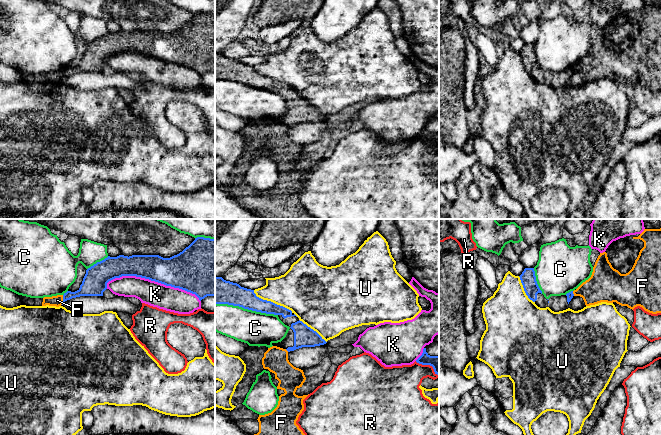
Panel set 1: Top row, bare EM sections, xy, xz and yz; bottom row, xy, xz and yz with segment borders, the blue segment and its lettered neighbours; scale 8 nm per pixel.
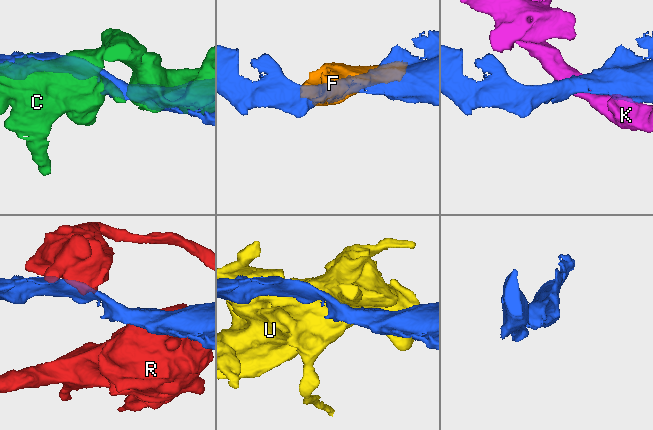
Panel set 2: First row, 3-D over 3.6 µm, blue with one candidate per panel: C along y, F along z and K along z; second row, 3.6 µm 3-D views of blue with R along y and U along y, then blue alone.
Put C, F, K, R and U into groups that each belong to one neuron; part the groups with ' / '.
C / F / K / R / U

